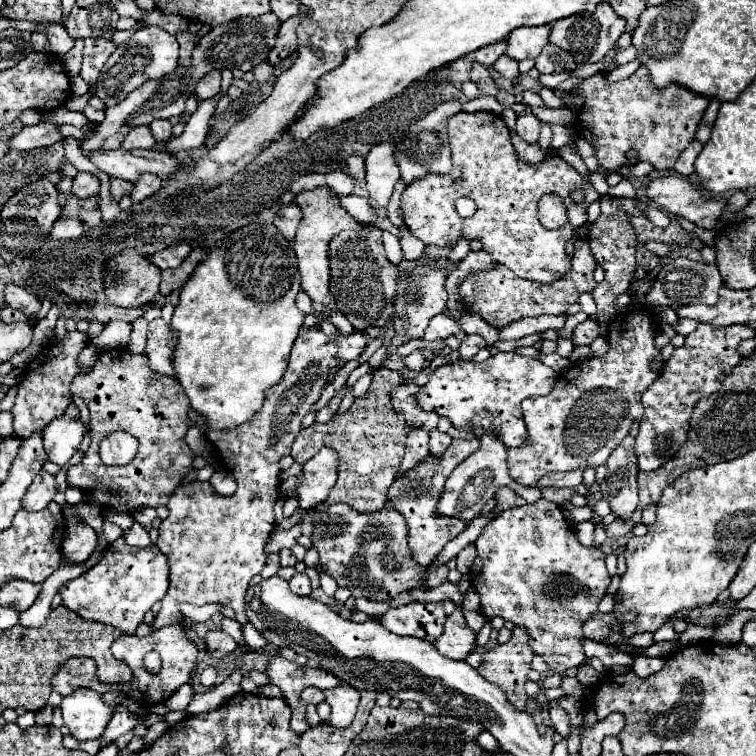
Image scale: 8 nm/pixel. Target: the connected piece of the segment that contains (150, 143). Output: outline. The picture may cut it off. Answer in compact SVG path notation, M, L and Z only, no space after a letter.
M142 125L142 127L134 127L124 137L122 147L126 147L126 149L152 149L152 147L156 147L156 141L154 141L154 137L150 137L150 129Z

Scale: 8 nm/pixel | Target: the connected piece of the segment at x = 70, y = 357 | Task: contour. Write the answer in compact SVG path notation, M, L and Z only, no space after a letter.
M66 331L66 337L60 339L54 345L42 347L42 351L38 353L38 357L34 357L24 373L24 379L16 385L18 393L16 393L16 403L10 409L14 415L14 435L20 439L30 437L32 433L44 431L44 427L64 415L64 409L72 403L70 397L70 383L74 379L74 375L78 373L78 355L82 353L82 349L88 345L88 333L86 331Z

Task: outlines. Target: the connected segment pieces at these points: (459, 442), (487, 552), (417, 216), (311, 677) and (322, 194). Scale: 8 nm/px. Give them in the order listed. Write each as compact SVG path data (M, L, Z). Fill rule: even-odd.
M472 437L472 439L452 439L450 447L442 453L442 455L426 455L426 459L422 459L414 471L406 471L406 475L400 475L396 477L396 481L392 483L392 487L388 487L386 491L386 497L388 497L388 503L392 509L400 511L402 517L406 519L406 527L408 527L408 547L412 551L412 557L418 565L422 567L428 567L434 559L434 555L450 541L454 539L464 527L468 521L464 519L458 519L458 517L448 517L448 515L440 515L436 513L436 507L438 507L438 501L442 497L442 491L444 491L444 483L446 479L450 477L452 469L456 465L460 465L470 453L474 453L478 449L478 439Z
M538 499L522 507L512 507L494 517L478 537L478 555L470 569L470 583L480 595L480 609L486 619L502 617L528 631L528 643L550 667L552 673L564 675L566 669L586 661L580 639L582 623L598 611L598 603L610 585L610 575L604 565L600 547L580 545L572 523L566 521L558 503Z
M458 111L450 121L448 121L448 135L450 135L450 149L452 149L452 171L450 175L426 175L426 179L420 179L418 183L412 183L404 189L402 193L402 209L404 209L404 221L410 227L410 231L424 241L424 245L438 245L446 247L448 243L456 243L460 235L466 235L468 239L480 239L482 247L492 255L494 261L506 265L512 269L518 277L538 281L538 283L554 283L556 279L562 279L570 271L572 257L566 255L566 245L574 235L574 229L582 223L586 223L586 209L592 201L596 201L600 195L596 189L586 183L578 171L566 163L562 157L546 157L538 167L530 167L522 163L514 147L510 143L510 131L506 129L504 121L496 113L488 111L478 111L478 113L466 113ZM574 189L584 189L584 201L576 203L572 201L572 191ZM546 193L558 193L568 209L568 225L562 229L546 229L538 221L538 201ZM460 197L470 197L476 203L476 213L470 219L462 219L454 205L456 199Z
M280 653L270 655L270 661L268 661L264 673L272 685L278 685L282 689L286 703L292 707L294 723L290 723L290 725L298 735L302 735L310 727L306 723L306 709L302 707L302 703L298 703L298 695L302 693L302 689L308 685L314 685L314 687L324 691L324 689L340 683L338 677L330 675L328 671L312 669L312 667L300 667L294 661L284 659Z
M320 187L320 189L314 189L314 191L304 191L304 193L296 195L294 201L298 203L298 207L304 213L302 223L300 223L300 227L296 231L296 237L294 237L294 251L296 251L296 257L298 257L298 269L300 269L300 275L302 275L302 289L312 297L314 311L320 317L324 317L324 307L336 309L334 299L328 291L328 279L330 279L328 243L342 229L360 231L360 223L356 223L354 217L346 213L346 209L338 203L338 199L330 195L328 187Z

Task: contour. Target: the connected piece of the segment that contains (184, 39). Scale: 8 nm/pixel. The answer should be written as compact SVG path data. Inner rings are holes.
M176 35L178 43L180 43L180 63L184 67L190 67L190 55L192 55L192 49L196 45L196 41L192 39L192 35Z

